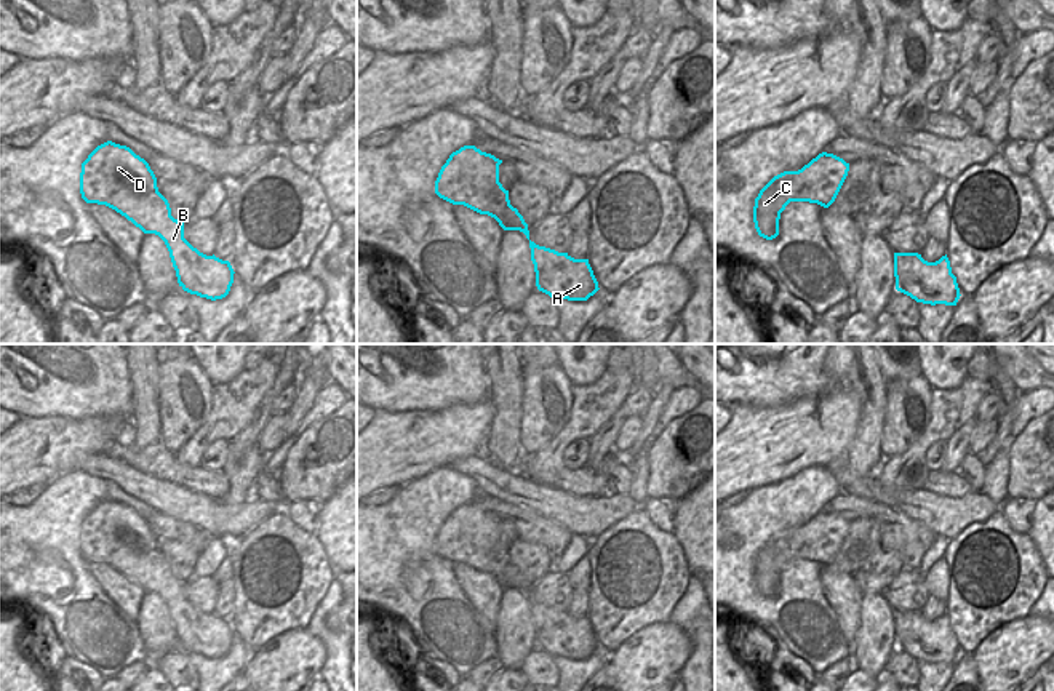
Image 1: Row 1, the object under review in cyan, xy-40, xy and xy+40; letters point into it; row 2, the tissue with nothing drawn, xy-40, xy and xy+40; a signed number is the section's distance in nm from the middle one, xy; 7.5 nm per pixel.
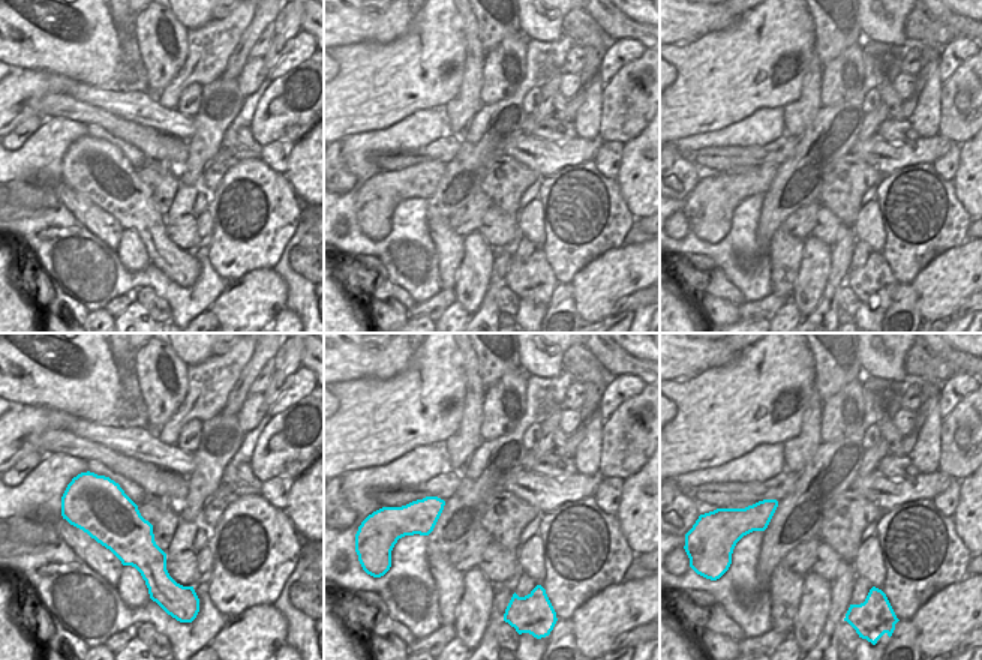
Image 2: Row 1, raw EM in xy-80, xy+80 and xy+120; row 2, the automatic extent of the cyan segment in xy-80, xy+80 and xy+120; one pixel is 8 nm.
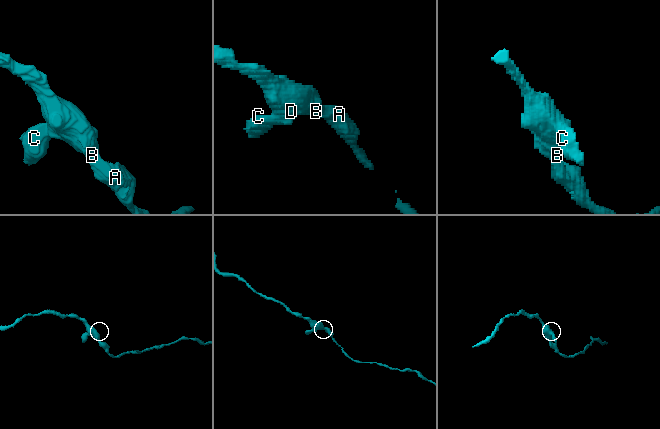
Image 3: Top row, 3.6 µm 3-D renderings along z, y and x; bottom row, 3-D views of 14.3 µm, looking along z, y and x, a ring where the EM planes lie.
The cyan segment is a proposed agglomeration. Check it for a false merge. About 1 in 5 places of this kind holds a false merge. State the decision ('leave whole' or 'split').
leave whole

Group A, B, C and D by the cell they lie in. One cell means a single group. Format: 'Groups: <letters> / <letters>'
Groups: A B C D

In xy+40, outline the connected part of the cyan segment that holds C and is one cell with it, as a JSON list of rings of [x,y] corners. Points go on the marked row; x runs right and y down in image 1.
[[[822,152],[798,171],[774,176],[755,198],[753,222],[758,235],[766,240],[779,235],[781,213],[790,202],[809,202],[828,208],[848,171],[849,163]]]

